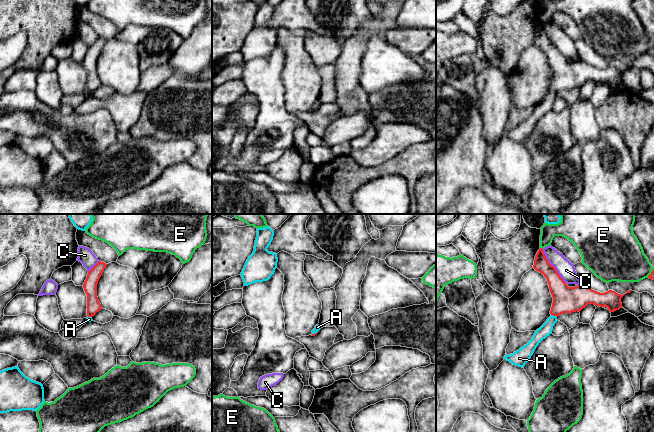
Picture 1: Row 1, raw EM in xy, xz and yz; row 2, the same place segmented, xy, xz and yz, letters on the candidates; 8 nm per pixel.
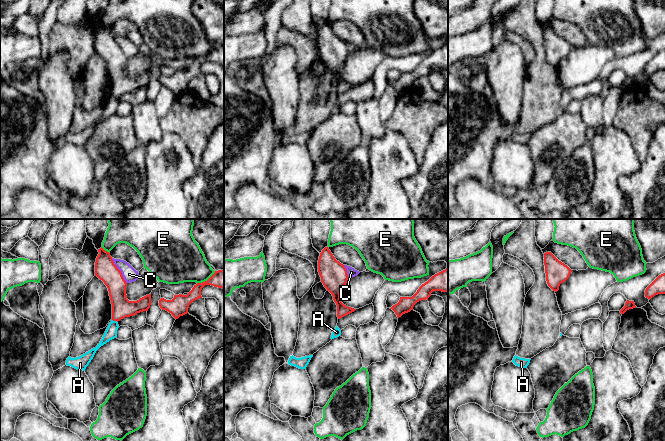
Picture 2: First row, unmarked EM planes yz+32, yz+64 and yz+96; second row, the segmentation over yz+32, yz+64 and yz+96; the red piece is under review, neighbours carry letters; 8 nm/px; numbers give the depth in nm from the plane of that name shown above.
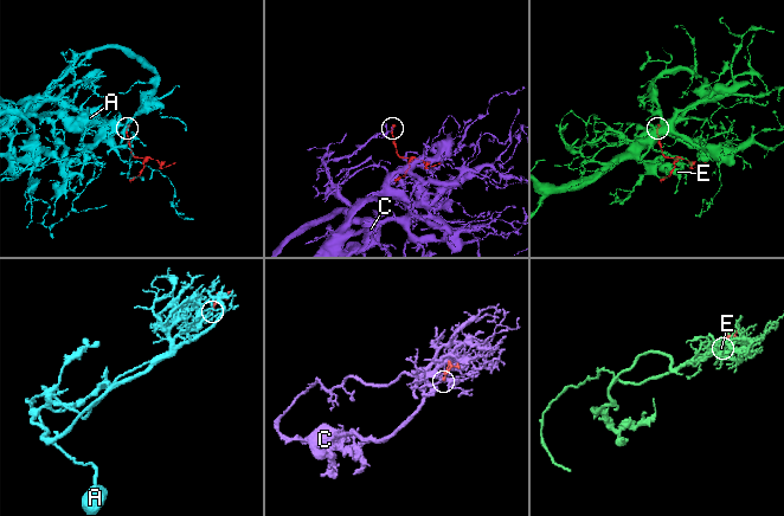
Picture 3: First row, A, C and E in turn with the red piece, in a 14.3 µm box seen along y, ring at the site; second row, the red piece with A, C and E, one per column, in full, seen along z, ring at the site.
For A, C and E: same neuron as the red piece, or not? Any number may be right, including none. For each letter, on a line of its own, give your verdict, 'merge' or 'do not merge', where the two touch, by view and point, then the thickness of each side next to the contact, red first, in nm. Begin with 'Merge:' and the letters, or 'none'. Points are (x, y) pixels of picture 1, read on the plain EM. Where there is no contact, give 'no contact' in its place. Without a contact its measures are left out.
Merge: A
A: merge; meets red in yz at (554, 91); 220 nm thick on the red side, 100 nm on the other
C: do not merge; meets red in yz at (553, 42); 160 nm thick on the red side, 140 nm on the other
E: do not merge; meets red in yz at (541, 24); 120 nm thick on the red side, 130 nm on the other

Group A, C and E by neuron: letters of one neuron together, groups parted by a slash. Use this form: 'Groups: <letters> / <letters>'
Groups: A / C / E

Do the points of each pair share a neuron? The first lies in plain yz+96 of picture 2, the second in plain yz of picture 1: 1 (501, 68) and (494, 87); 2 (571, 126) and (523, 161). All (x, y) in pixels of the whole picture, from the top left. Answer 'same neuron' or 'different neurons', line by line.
1: same neuron
2: different neurons

